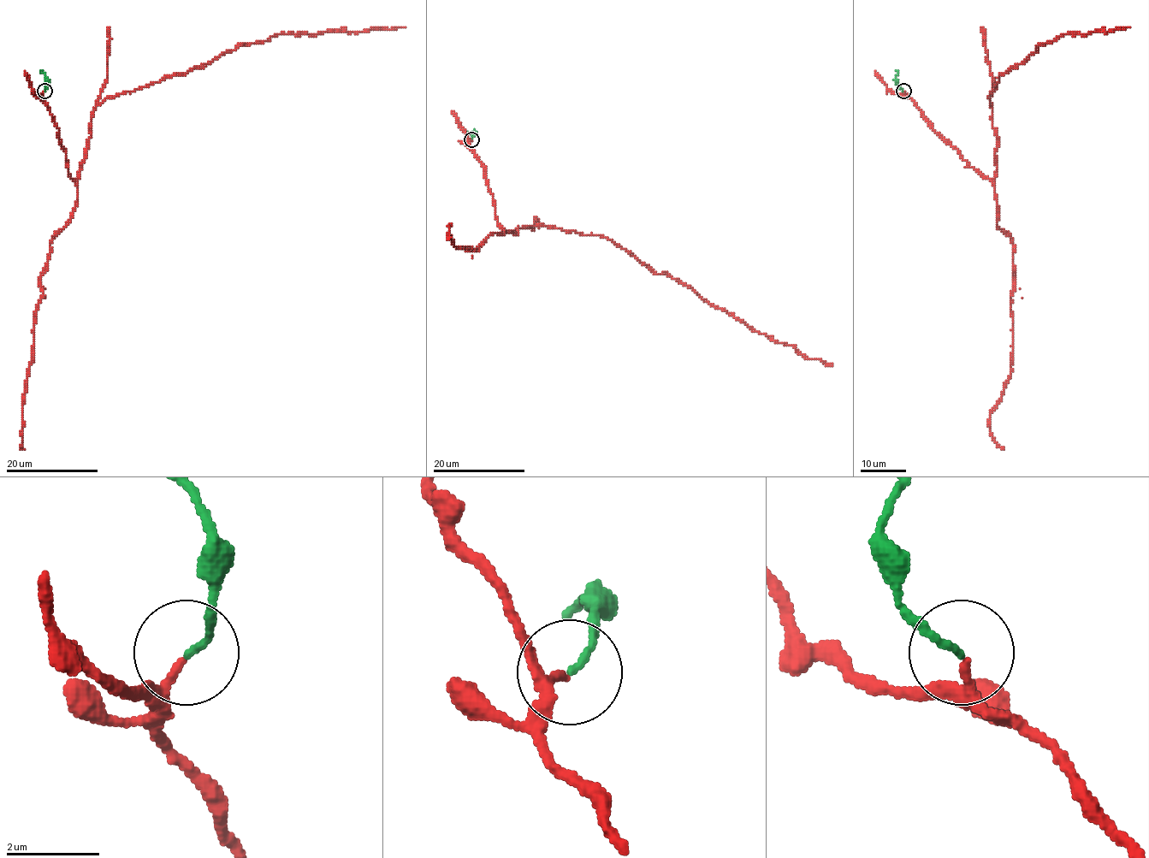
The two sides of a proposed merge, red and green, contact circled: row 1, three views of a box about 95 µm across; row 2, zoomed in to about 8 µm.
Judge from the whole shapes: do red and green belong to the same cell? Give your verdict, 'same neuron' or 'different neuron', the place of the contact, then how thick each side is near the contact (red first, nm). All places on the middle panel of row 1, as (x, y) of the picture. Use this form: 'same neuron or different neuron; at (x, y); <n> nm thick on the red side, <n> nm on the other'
same neuron; at (471, 139); 180 nm thick on the red side, 140 nm on the other

